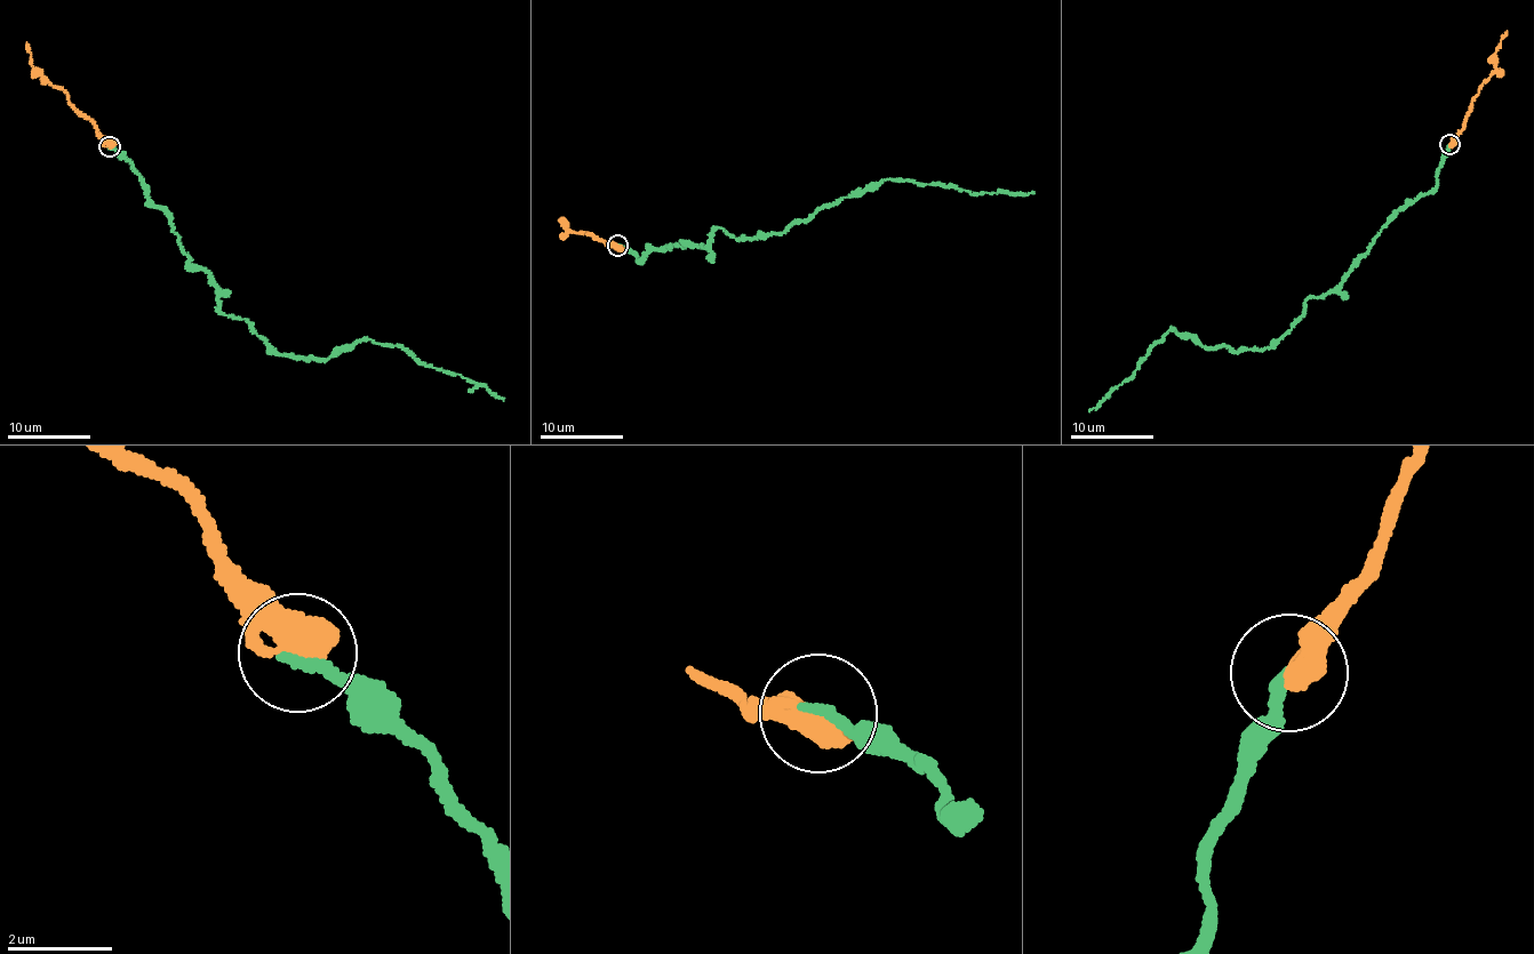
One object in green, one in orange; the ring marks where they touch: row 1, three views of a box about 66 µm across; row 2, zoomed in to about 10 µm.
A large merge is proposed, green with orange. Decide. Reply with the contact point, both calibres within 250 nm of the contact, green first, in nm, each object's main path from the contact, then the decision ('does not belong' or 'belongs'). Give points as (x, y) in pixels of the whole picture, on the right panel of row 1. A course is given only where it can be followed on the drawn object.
at (1449, 144); 200 nm thick on the green side, 650 nm on the other; green runs (1448, 144), (1435, 185), (1393, 215), (1348, 275), (1305, 301), (1269, 346), (1208, 350), (1169, 329), (1089, 411); orange runs (1451, 145), (1462, 129), (1472, 97), (1491, 75), (1497, 58), (1495, 53), (1507, 31); belongs

